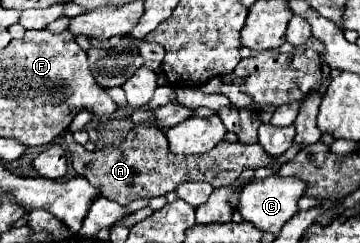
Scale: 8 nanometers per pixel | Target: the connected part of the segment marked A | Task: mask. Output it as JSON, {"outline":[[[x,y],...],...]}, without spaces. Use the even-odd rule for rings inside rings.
{"outline":[[[136,124],[128,132],[128,138],[122,144],[108,146],[96,152],[86,152],[84,146],[74,142],[70,132],[62,134],[62,140],[68,146],[74,170],[80,176],[84,176],[92,186],[96,186],[104,198],[110,198],[122,206],[130,204],[136,198],[164,196],[176,190],[180,182],[208,182],[214,188],[230,186],[238,180],[242,170],[272,166],[276,160],[268,156],[260,144],[242,144],[242,142],[220,142],[206,154],[196,154],[190,158],[186,158],[184,154],[178,156],[168,150],[164,130],[150,124]]]}

